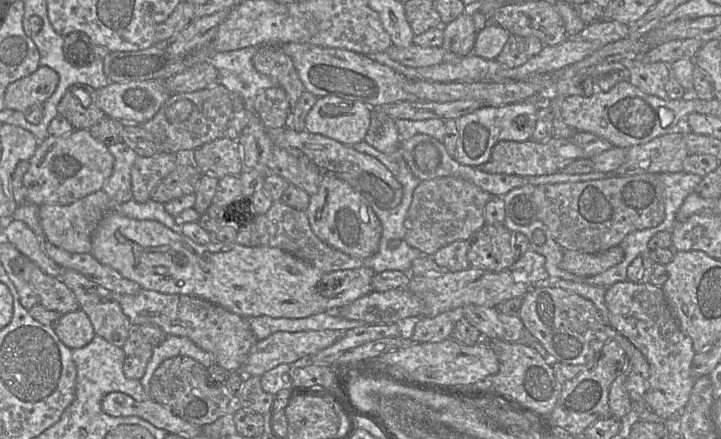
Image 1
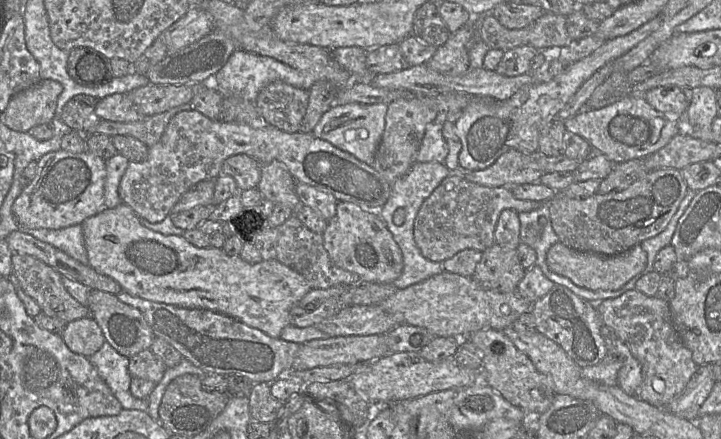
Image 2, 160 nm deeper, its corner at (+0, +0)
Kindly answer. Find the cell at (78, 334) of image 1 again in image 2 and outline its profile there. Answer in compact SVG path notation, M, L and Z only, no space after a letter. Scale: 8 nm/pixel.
M92 316L68 322L61 337L72 352L87 358L96 353L106 341Z

